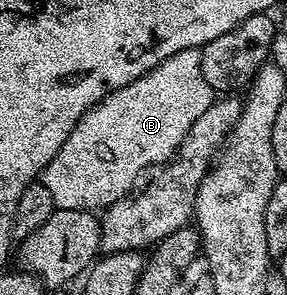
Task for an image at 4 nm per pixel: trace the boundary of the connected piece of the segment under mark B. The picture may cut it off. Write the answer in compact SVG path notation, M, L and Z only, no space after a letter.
M200 49L178 51L178 55L170 55L160 61L158 67L151 69L144 77L134 79L134 83L107 93L98 104L86 110L82 119L76 120L74 131L70 131L58 155L54 155L54 159L50 159L44 168L42 180L56 208L103 211L115 201L129 196L134 189L132 184L139 179L143 169L151 165L163 166L176 156L176 150L186 139L190 127L194 127L198 115L209 109L213 100L214 91L202 75Z

